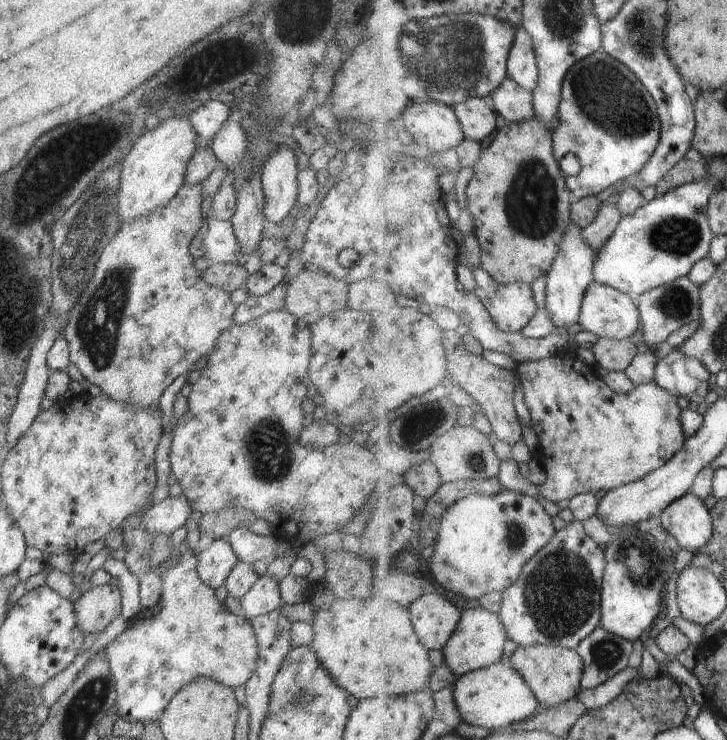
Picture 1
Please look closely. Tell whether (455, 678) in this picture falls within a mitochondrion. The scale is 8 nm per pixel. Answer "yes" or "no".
no

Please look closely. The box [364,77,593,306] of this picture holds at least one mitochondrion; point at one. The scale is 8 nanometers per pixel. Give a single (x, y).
(532, 203)

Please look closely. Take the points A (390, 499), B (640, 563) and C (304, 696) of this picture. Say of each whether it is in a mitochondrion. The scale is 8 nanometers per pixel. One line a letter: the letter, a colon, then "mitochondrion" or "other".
A: other
B: mitochondrion
C: mitochondrion

